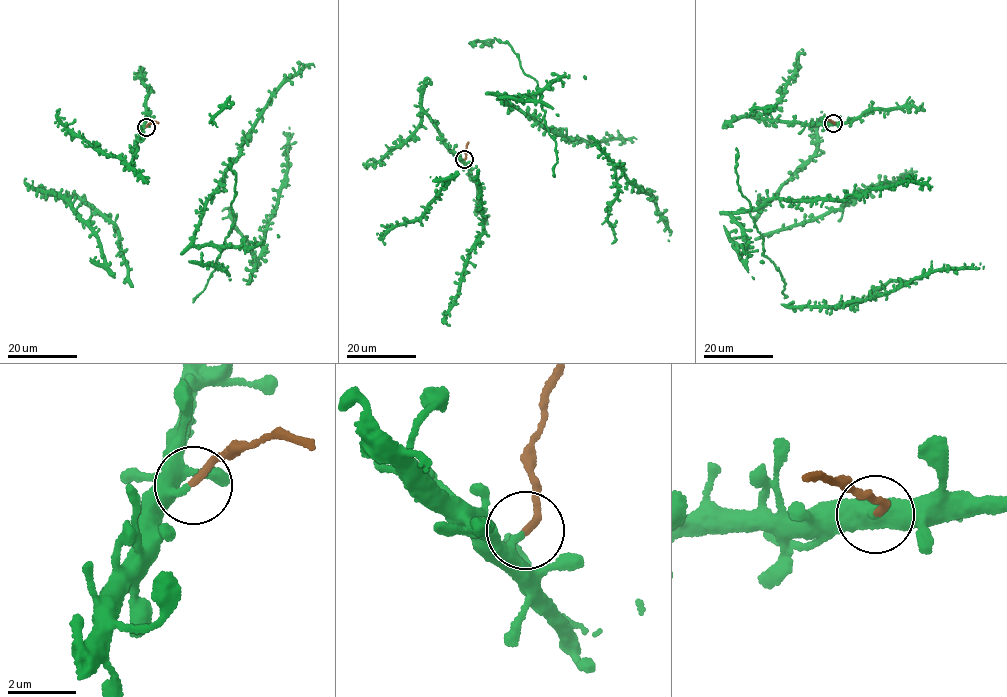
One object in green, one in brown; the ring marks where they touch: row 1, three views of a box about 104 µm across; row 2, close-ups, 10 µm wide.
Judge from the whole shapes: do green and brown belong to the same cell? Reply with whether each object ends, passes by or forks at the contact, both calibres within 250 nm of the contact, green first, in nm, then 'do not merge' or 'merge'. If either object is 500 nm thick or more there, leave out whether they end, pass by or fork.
green ends; brown ends; calibres 320 and 200 nm; do not merge

